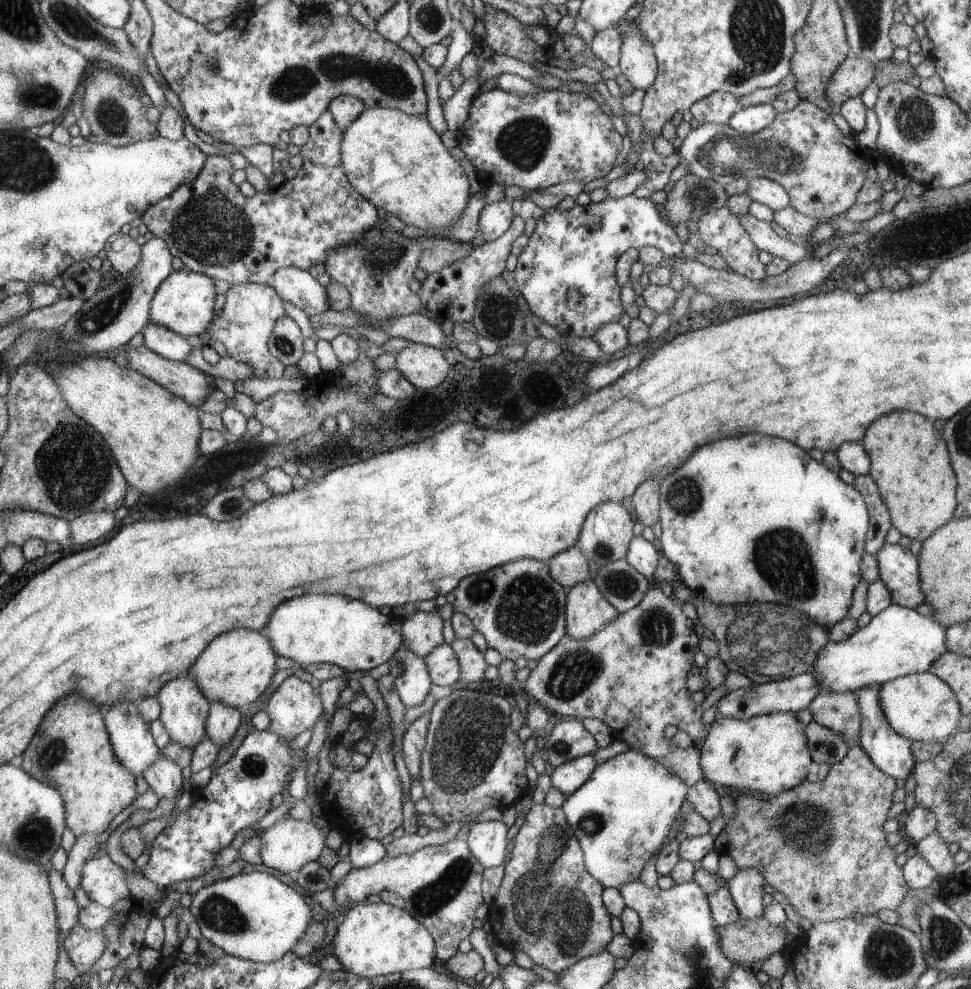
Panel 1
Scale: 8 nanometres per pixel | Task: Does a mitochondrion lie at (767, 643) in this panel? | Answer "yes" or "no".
yes

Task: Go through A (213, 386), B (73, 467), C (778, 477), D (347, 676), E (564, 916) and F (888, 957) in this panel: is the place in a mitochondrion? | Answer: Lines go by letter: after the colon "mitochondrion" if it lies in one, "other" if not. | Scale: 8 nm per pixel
A: other
B: mitochondrion
C: other
D: other
E: mitochondrion
F: mitochondrion

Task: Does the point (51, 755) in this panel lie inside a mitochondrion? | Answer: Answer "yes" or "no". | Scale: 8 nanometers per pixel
yes

